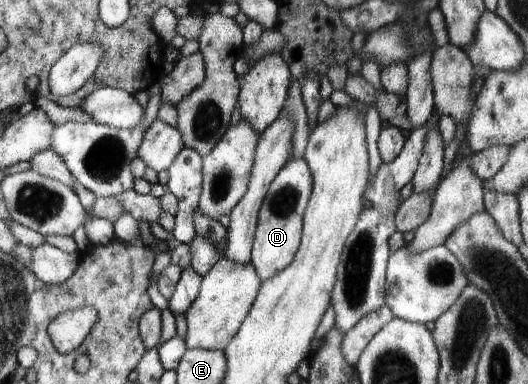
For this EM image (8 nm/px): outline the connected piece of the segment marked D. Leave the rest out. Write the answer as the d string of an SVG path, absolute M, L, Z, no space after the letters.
M302 157L290 159L271 182L259 210L259 222L251 250L251 263L262 281L283 271L294 260L295 252L302 242L303 216L313 190L314 176L309 164Z

